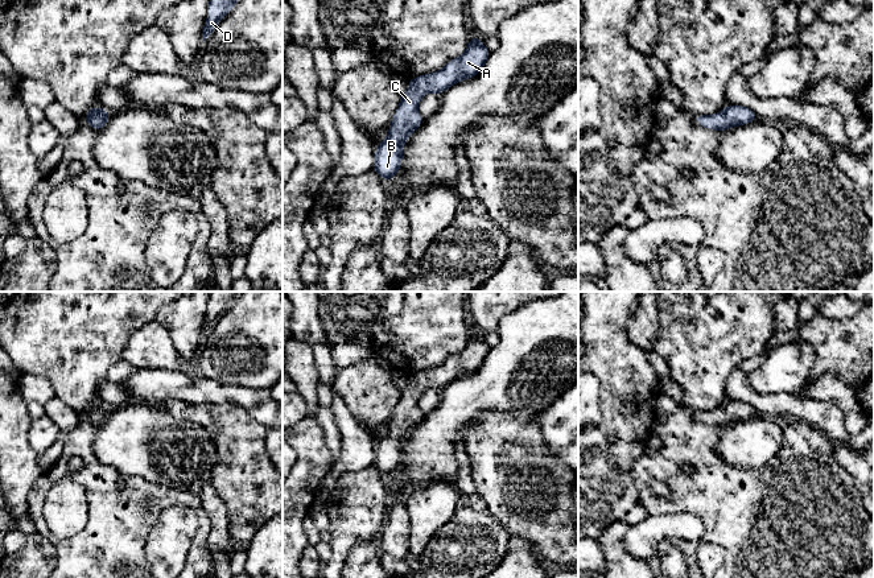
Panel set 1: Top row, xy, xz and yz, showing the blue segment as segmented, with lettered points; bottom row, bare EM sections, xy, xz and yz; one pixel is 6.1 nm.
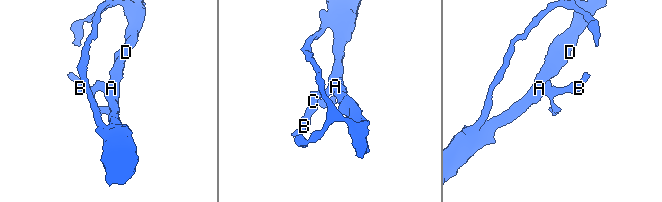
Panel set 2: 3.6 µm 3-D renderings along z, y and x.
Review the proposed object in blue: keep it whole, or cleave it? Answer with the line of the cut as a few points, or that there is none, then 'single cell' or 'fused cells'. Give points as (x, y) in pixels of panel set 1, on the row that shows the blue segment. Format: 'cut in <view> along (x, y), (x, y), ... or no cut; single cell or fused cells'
no cut; single cell

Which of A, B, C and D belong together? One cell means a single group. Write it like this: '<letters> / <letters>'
A B C D

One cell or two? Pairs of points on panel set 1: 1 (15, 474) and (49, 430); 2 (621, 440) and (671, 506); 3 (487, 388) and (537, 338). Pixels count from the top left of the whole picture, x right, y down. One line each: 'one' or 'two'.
1: two
2: two
3: one

